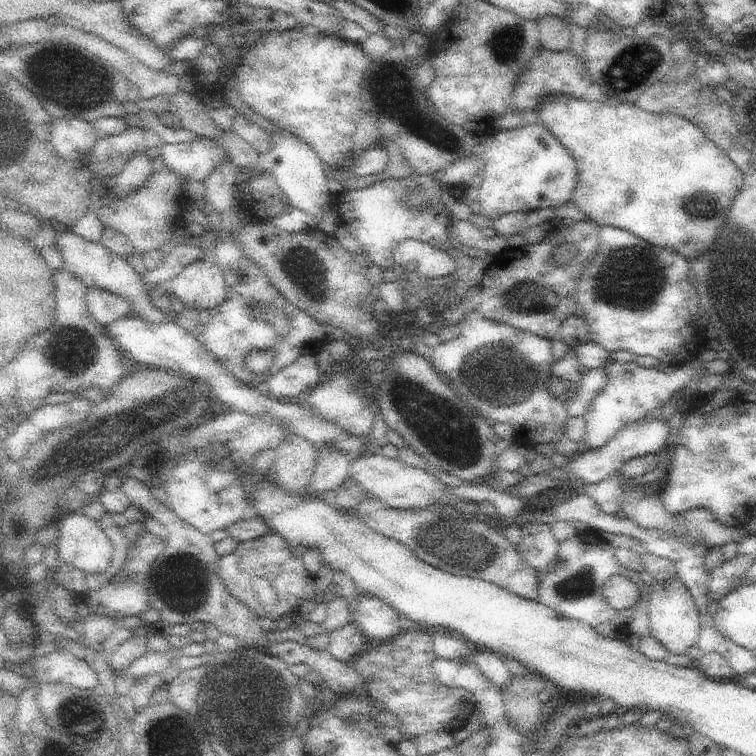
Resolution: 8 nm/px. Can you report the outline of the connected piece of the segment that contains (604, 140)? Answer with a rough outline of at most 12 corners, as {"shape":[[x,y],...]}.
{"shape":[[566,94],[535,111],[571,200],[688,262],[744,180],[676,114]]}

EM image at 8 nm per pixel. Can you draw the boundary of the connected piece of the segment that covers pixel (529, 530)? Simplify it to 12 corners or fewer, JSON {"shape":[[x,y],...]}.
{"shape":[[520,524],[517,550],[537,573],[560,562],[548,524]]}

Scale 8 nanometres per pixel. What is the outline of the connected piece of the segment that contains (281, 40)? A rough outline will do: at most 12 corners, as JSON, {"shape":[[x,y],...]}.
{"shape":[[261,34],[234,63],[241,100],[352,156],[372,60],[340,34]]}

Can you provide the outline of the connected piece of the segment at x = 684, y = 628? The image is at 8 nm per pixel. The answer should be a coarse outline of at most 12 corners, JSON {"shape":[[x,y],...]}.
{"shape":[[680,578],[654,582],[651,635],[688,655],[701,620]]}

